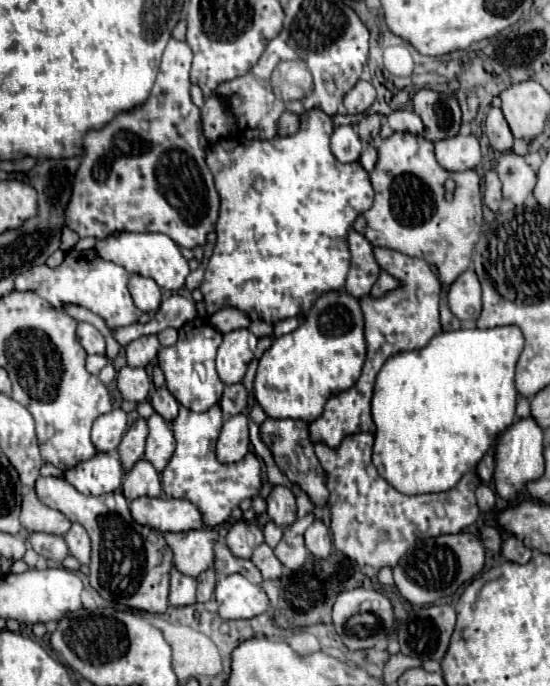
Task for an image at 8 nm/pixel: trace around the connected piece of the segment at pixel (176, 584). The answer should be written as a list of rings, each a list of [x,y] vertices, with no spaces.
[[[175,567],[171,569],[171,587],[169,587],[169,603],[171,605],[193,605],[195,603],[197,581],[189,575],[183,575]]]

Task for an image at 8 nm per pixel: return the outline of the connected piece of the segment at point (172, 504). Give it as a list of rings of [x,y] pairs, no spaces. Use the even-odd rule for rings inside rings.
[[[139,497],[129,503],[131,515],[137,523],[157,531],[189,531],[201,529],[203,521],[199,511],[189,501],[165,497]]]

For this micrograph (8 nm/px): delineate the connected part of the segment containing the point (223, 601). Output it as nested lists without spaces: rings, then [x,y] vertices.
[[[243,575],[221,577],[215,585],[215,599],[223,619],[251,619],[267,611],[269,597]]]

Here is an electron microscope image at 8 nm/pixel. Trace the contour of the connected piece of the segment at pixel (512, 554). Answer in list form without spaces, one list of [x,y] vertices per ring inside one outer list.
[[[507,537],[503,541],[503,557],[507,561],[515,561],[515,563],[527,563],[531,559],[531,549],[525,547],[525,543],[517,537]]]

